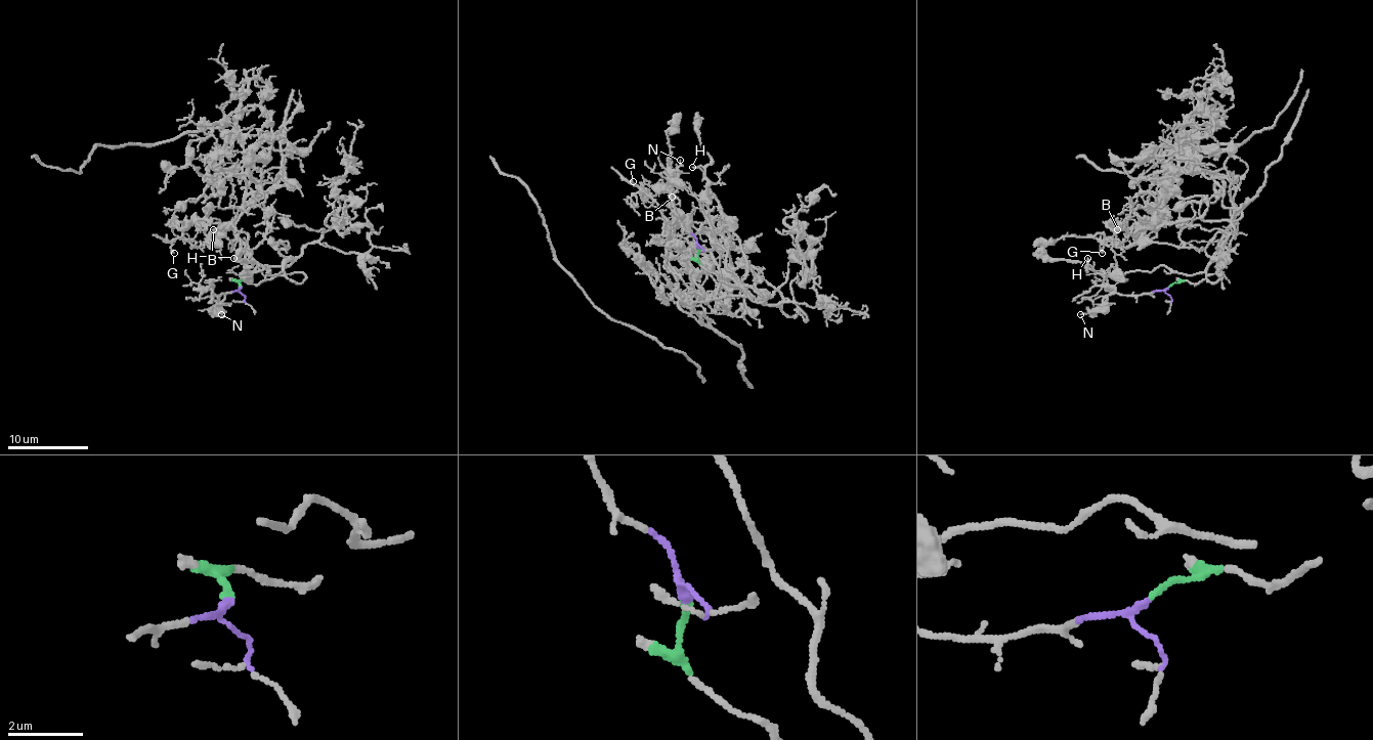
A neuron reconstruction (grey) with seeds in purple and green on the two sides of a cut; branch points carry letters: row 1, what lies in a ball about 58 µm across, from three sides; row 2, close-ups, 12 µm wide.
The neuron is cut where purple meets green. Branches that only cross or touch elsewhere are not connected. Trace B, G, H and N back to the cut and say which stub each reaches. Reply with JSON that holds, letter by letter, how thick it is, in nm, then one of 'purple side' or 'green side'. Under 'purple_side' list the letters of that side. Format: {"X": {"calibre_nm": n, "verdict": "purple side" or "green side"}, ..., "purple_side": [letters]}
{"B": {"calibre_nm": 150, "verdict": "green side"}, "G": {"calibre_nm": 170, "verdict": "green side"}, "H": {"calibre_nm": 140, "verdict": "green side"}, "N": {"calibre_nm": 130, "verdict": "purple side"}, "purple_side": ["N"]}

